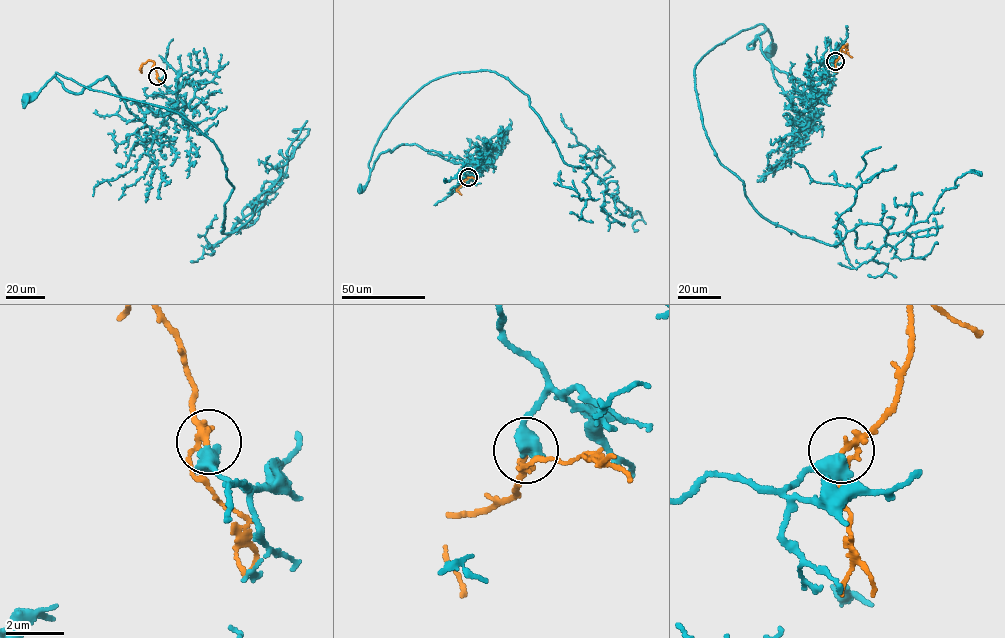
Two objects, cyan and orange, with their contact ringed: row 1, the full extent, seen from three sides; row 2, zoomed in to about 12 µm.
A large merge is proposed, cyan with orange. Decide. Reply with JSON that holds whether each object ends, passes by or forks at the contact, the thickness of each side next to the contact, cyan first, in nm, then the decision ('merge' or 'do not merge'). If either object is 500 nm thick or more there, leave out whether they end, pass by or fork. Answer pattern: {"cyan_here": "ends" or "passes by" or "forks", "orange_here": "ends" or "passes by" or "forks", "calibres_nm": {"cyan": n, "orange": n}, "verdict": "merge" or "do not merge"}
{"calibres_nm": {"cyan": 600, "orange": 180}, "verdict": "merge"}

